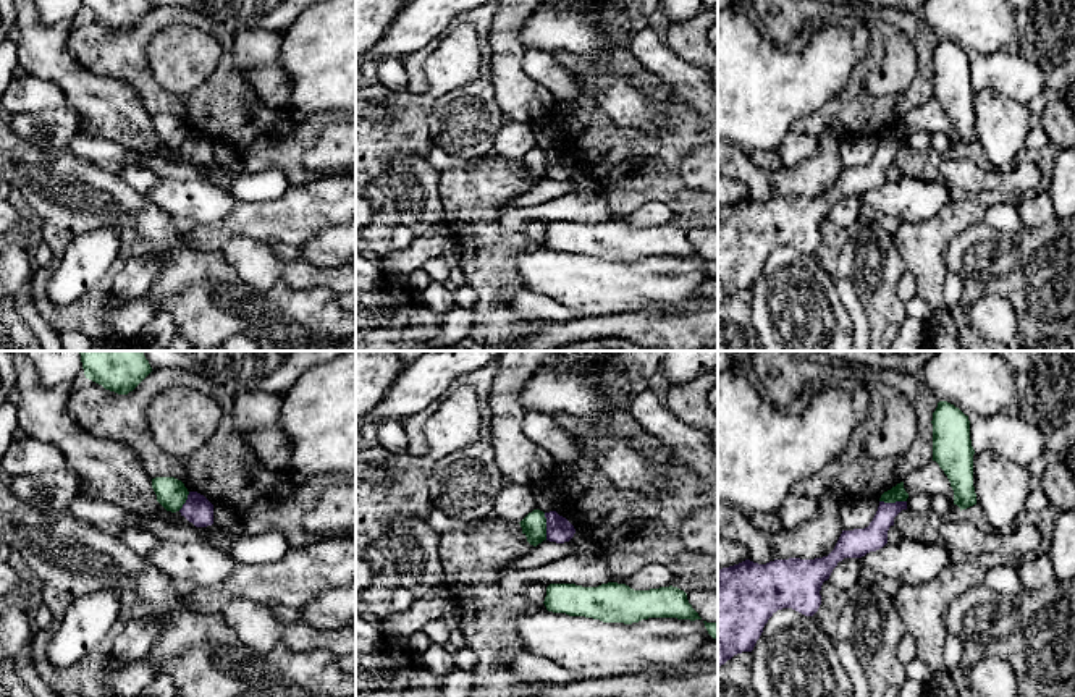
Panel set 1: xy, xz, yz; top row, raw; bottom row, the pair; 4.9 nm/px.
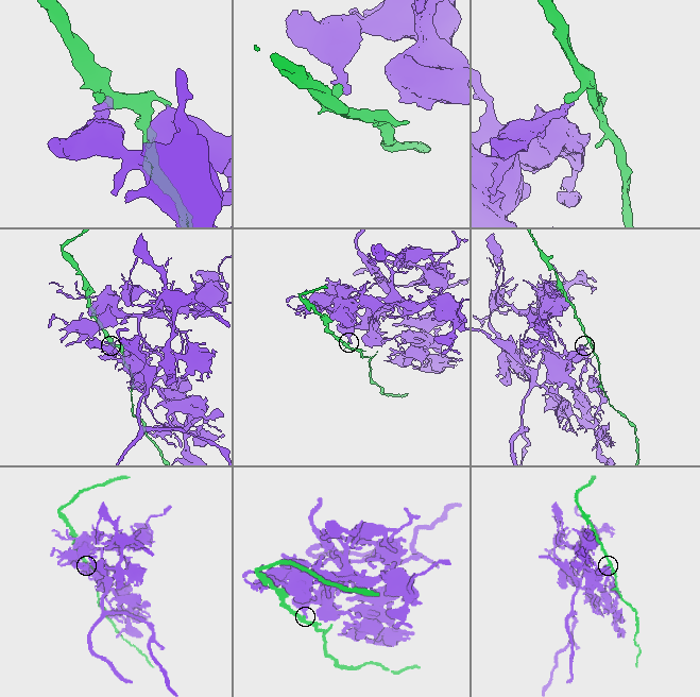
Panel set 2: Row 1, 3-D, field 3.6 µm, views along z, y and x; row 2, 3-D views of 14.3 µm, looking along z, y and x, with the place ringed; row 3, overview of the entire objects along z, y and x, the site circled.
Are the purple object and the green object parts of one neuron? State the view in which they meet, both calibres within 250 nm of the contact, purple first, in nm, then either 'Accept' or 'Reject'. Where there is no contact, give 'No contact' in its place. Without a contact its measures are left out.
Touches purple in xz. Thickness 130 nm (purple) against 120 nm. Reject

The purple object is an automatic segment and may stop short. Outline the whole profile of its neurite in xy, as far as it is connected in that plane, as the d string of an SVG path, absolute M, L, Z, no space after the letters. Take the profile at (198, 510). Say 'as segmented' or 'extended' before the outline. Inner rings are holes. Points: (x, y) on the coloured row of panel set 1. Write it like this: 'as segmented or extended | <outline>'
as segmented | M189 492L179 513L196 527L207 527L213 524L213 505L197 492Z

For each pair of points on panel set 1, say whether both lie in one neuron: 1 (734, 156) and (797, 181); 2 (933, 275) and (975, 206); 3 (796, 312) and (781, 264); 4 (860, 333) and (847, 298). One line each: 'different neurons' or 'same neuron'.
1: same neuron
2: same neuron
3: same neuron
4: same neuron

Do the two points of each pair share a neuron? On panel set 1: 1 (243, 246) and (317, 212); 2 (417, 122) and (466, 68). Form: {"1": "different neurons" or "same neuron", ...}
{"1": "different neurons", "2": "same neuron"}

